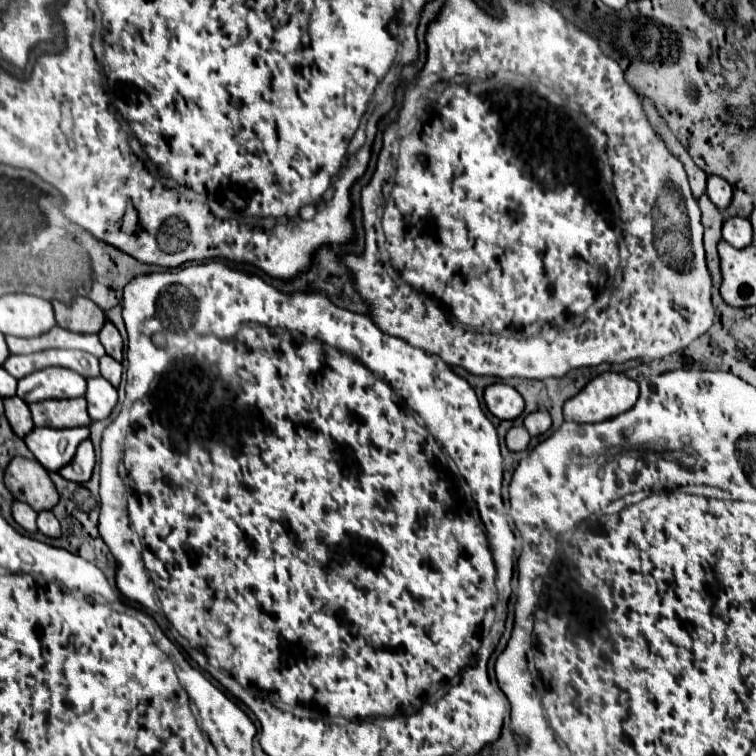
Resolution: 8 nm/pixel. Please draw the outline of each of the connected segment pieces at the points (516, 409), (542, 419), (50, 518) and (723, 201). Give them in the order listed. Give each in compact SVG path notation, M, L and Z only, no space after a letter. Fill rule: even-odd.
M509 384L489 386L485 390L485 404L487 404L489 412L493 416L497 416L499 420L513 420L525 408L525 402L523 402L521 394L515 388L511 388Z
M539 410L539 412L531 412L531 414L525 416L525 428L529 430L531 436L537 436L537 434L547 432L549 426L551 426L551 416L549 416L549 412Z
M43 510L37 516L37 528L47 536L47 538L59 538L61 536L61 526L59 520L53 516L53 512Z
M709 176L707 178L707 196L719 210L725 210L733 198L731 184L727 180L723 180L721 176Z

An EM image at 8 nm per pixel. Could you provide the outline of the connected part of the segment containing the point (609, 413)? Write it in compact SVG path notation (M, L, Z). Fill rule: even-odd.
M603 372L597 378L593 378L577 396L565 402L563 414L565 420L573 420L573 422L603 422L631 410L637 398L639 398L639 384L635 380L617 372Z

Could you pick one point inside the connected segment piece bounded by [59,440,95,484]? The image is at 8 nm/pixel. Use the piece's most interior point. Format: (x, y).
(79, 469)

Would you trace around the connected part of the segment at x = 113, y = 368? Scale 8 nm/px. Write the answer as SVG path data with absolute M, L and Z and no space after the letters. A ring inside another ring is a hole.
M103 356L103 358L99 358L99 362L101 362L101 376L107 378L117 388L121 382L121 372L123 372L121 362L117 362L111 356Z

